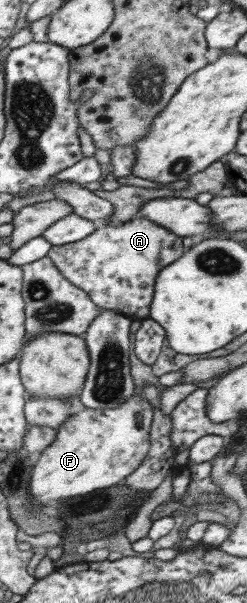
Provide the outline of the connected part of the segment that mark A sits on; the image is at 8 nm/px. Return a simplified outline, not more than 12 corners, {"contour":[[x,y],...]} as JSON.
{"contour":[[137,216],[46,255],[93,304],[142,320],[185,251]]}

